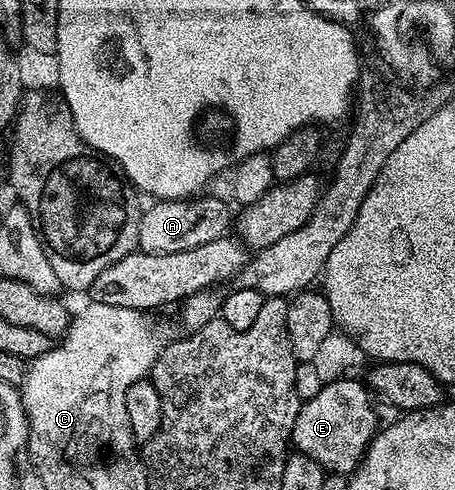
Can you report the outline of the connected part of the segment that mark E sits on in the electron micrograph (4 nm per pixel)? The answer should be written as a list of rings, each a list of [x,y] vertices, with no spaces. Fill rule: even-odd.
[[[344,378],[325,384],[323,390],[319,390],[319,394],[315,394],[315,398],[304,401],[293,427],[292,443],[295,445],[296,451],[306,452],[311,458],[315,458],[315,462],[319,462],[322,468],[332,470],[334,473],[352,473],[361,463],[365,451],[369,449],[369,443],[374,440],[379,431],[377,412],[373,409],[374,397],[371,395],[370,389],[362,381],[361,385],[359,381],[351,379]]]

